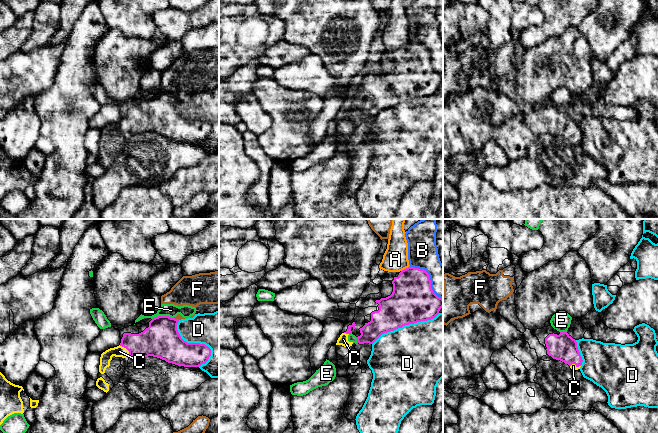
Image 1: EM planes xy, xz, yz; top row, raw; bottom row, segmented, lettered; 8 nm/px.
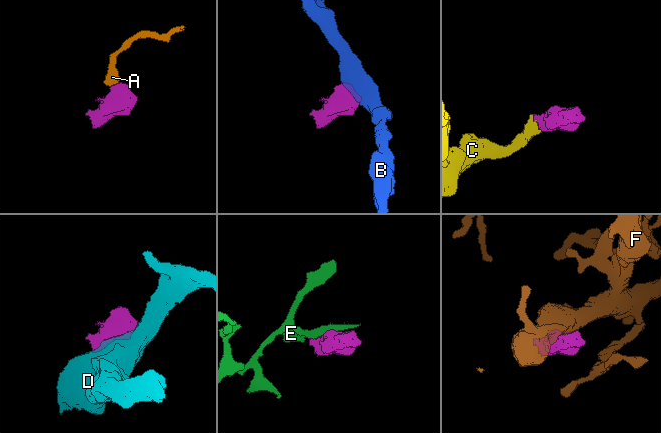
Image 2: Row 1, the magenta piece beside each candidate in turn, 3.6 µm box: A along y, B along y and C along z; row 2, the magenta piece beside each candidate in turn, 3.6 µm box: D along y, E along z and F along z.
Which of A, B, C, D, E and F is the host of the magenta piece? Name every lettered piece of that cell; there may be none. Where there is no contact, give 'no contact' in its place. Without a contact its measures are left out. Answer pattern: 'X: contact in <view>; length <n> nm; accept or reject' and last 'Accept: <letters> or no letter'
A: contact in xz; length 90 nm; reject
B: contact in xz; length 380 nm; reject
C: contact in xy; length 130 nm; accept
D: contact in xy; length 420 nm; reject
E: contact in xy; length 180 nm; reject
F: contact in xy; length 50 nm; reject
Accept: C

